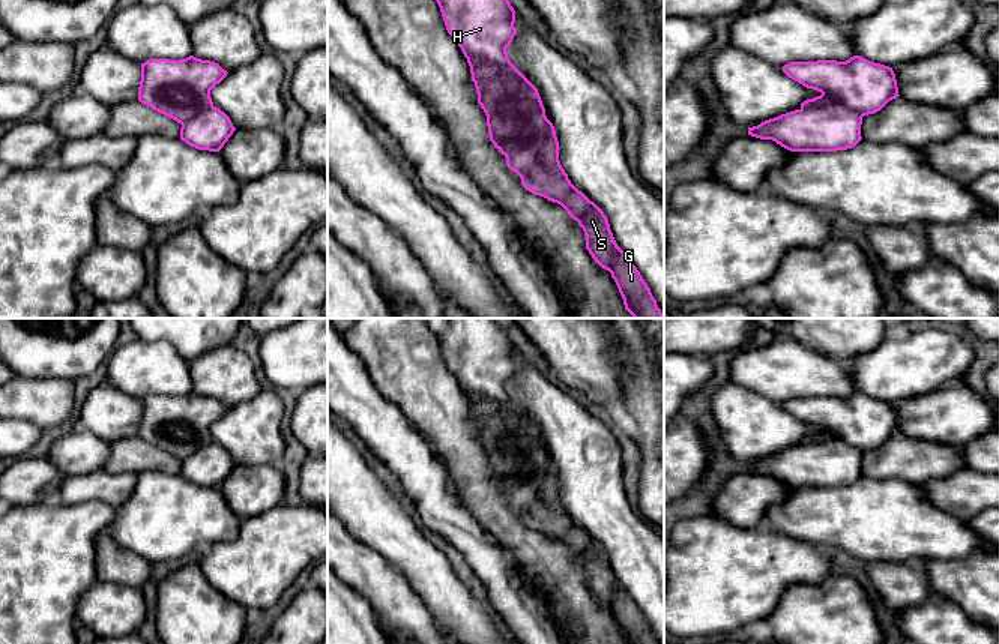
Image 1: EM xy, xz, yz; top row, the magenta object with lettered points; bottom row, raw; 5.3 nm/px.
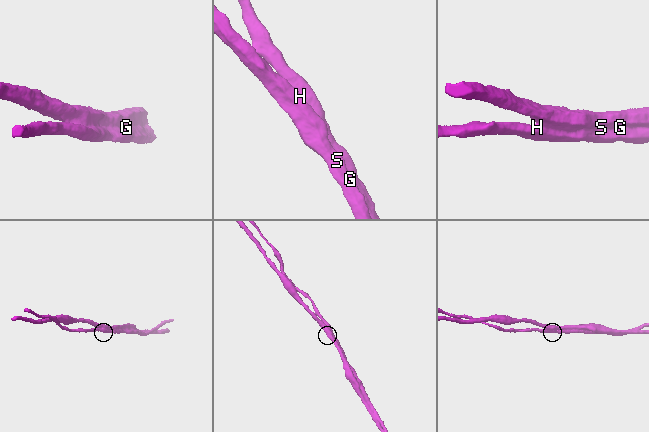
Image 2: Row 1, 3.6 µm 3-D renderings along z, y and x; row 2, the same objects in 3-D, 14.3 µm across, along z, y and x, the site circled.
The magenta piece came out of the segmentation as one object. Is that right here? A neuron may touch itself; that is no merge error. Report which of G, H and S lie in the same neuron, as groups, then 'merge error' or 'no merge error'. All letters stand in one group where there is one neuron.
G H / S; merge error

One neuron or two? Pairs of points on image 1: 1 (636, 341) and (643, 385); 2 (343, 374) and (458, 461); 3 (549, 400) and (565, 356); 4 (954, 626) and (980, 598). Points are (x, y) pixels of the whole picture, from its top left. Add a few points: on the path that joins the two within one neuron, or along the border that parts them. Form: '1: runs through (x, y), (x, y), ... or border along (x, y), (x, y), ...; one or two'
1: runs through (636, 352), (642, 374); one
2: border along (395, 404), (425, 439), (439, 460); two
3: border along (549, 376), (562, 388); two
4: border along (936, 593), (951, 599), (972, 620), (983, 625); two

